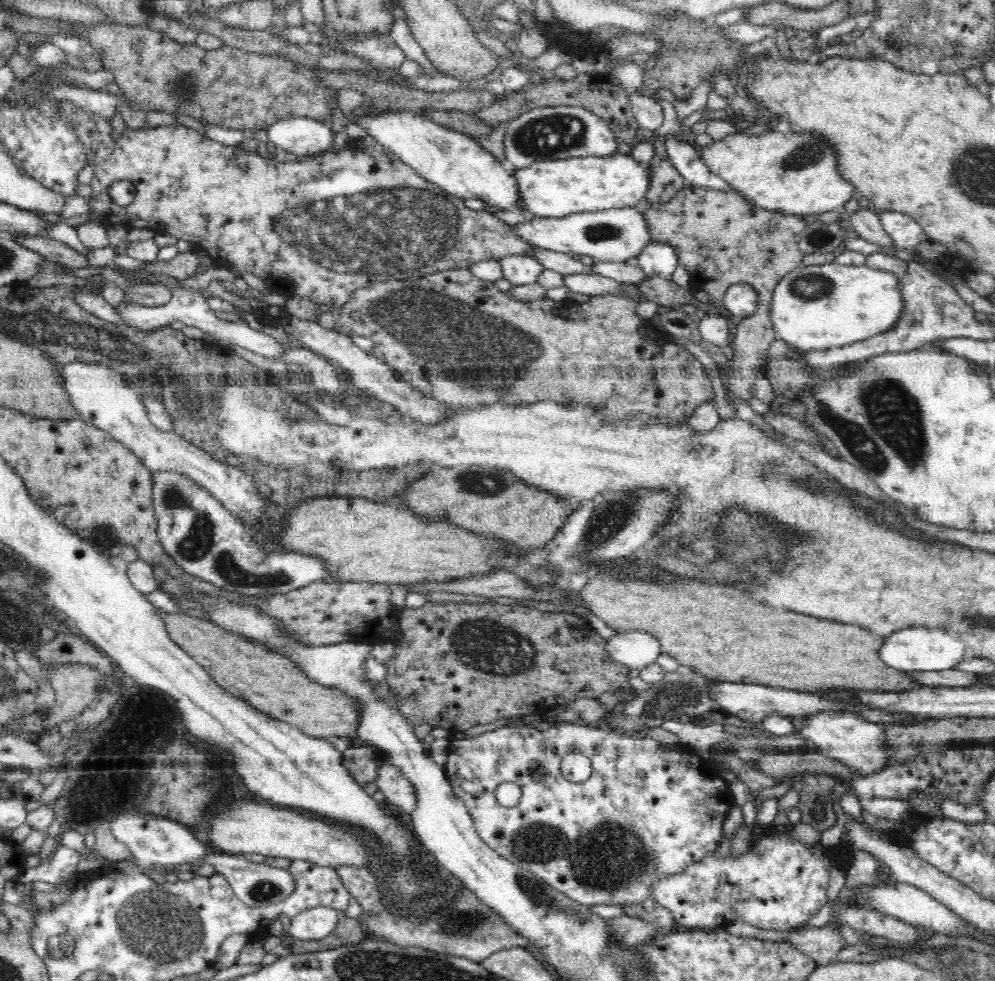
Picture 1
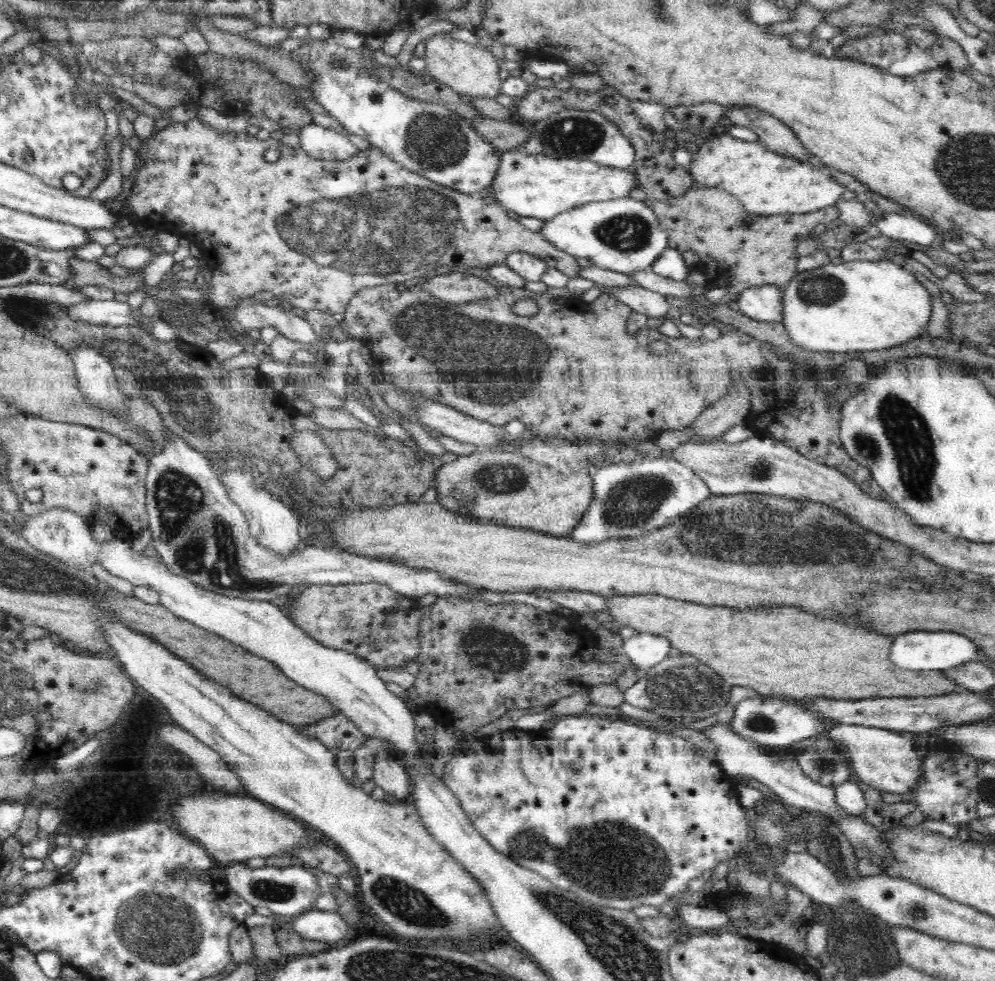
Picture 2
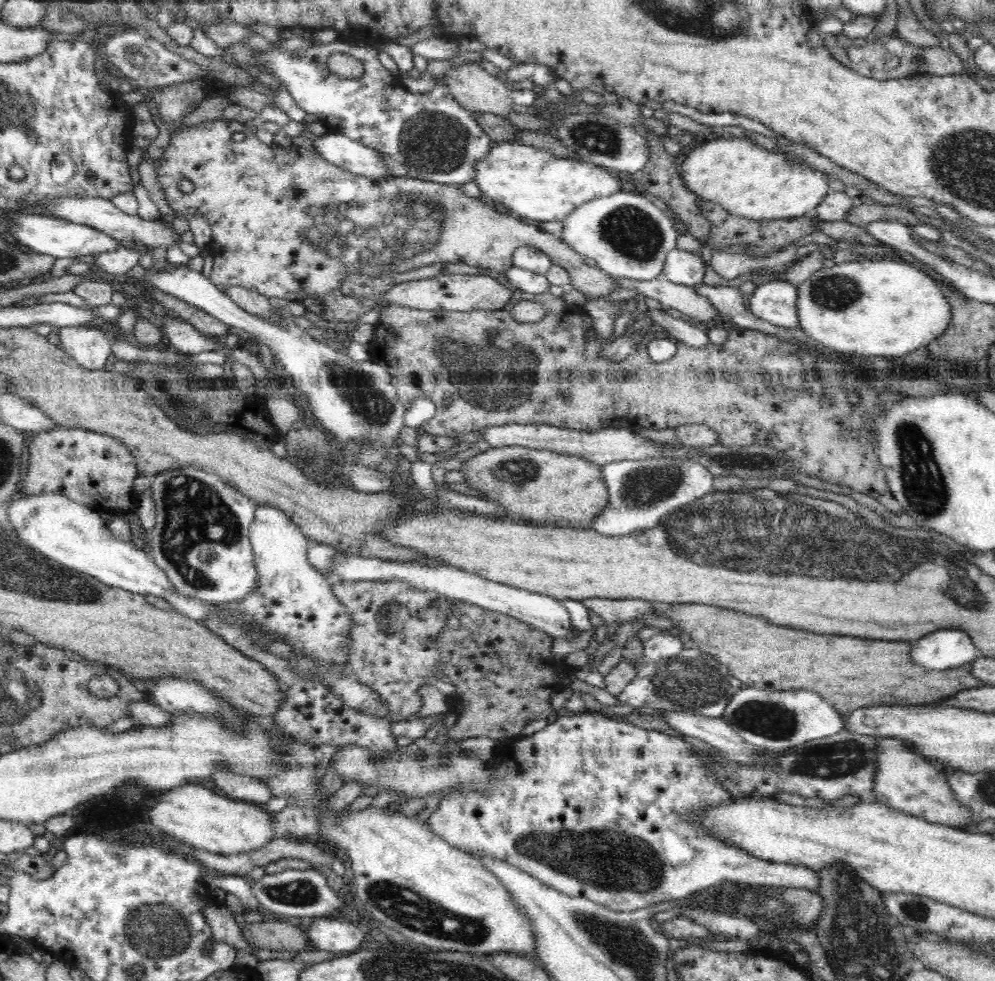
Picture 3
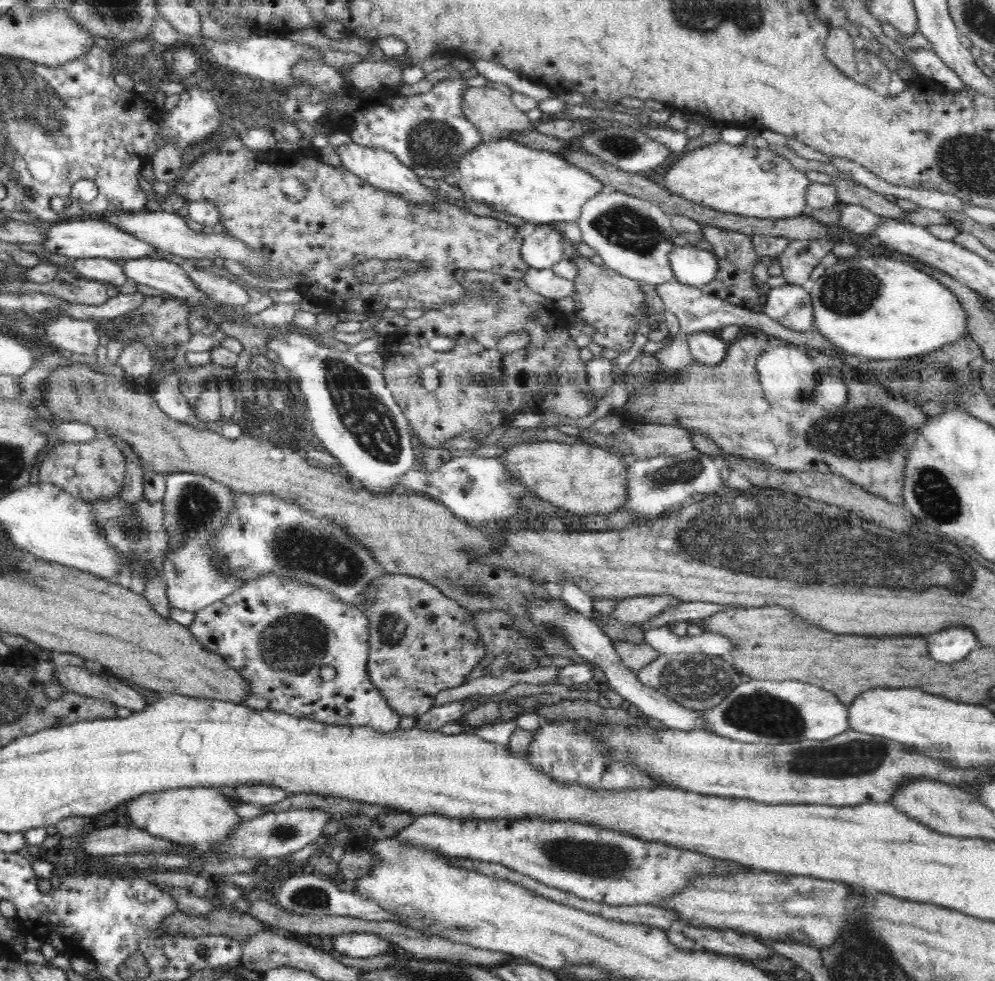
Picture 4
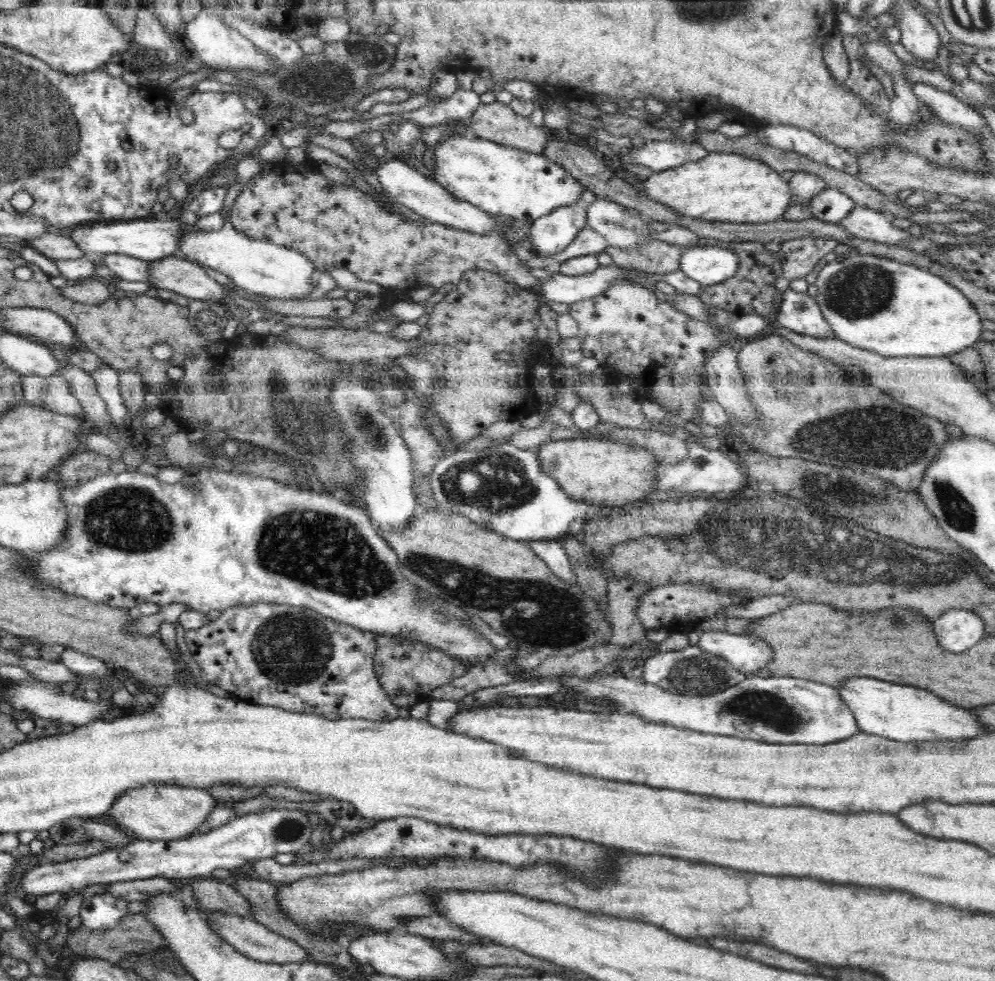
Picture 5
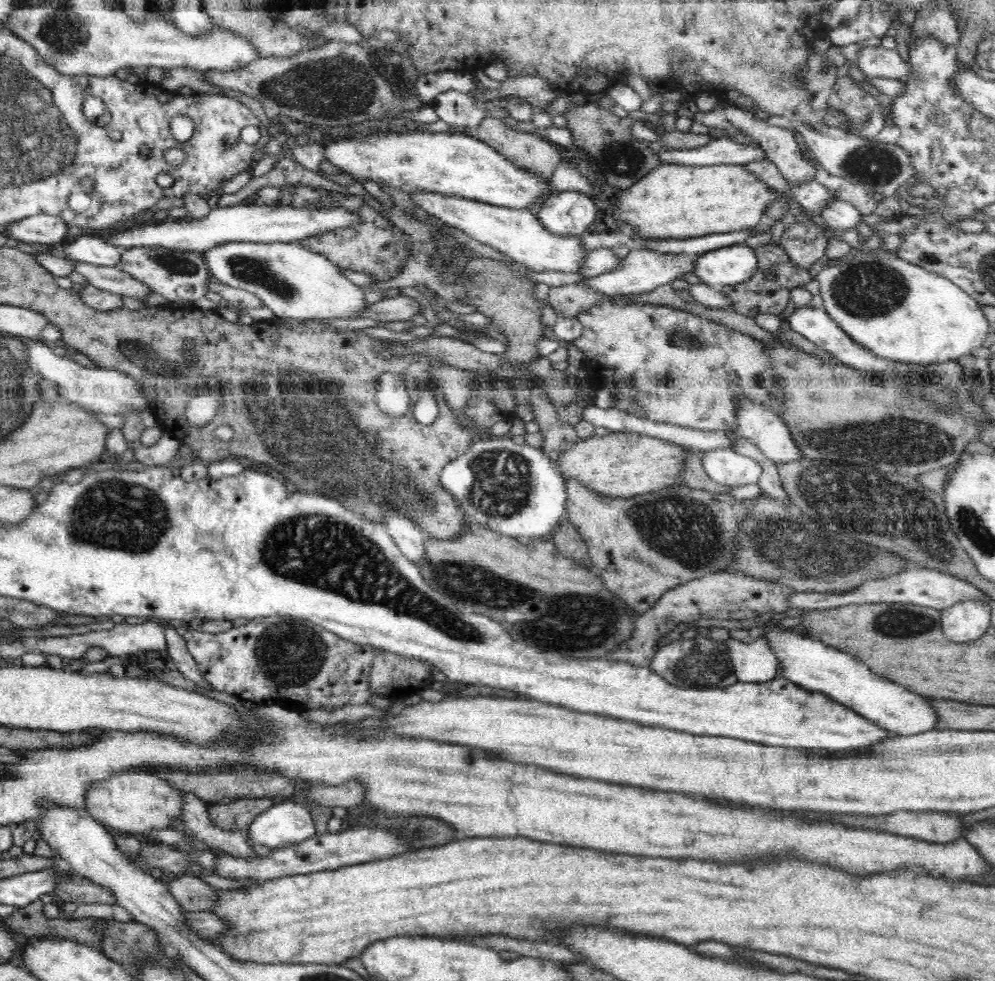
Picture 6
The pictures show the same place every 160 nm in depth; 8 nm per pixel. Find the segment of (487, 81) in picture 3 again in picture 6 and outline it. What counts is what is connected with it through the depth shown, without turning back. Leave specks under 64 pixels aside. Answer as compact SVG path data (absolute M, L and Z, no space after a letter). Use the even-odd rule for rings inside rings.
M494 114L485 115L485 119L478 126L474 136L482 142L488 143L488 146L503 154L508 161L512 161L520 169L532 171L544 179L550 179L556 167L563 160L552 141L540 136L537 132L528 133L514 130L500 119L496 119Z

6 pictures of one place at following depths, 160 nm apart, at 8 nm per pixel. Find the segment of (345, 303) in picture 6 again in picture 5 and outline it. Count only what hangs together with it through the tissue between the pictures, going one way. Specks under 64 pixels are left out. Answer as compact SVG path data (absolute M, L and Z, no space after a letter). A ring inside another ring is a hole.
M230 211L220 230L214 230L214 232L197 232L197 230L186 228L182 232L182 235L184 236L179 240L179 247L177 248L178 255L204 268L210 268L225 274L234 284L262 297L272 299L290 299L290 297L293 297L296 300L304 300L299 298L302 298L318 284L318 281L316 283L312 281L312 279L319 278L314 263L308 261L298 250L292 250L286 246L278 246L266 240L250 239L241 231L236 231L232 227Z

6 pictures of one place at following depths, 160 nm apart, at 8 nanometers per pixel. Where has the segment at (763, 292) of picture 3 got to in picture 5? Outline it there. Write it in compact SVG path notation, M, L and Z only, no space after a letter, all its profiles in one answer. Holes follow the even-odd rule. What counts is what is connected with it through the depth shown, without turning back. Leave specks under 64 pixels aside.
M787 289L775 315L778 325L803 336L838 338L833 335L829 322L824 318L816 299L807 292Z

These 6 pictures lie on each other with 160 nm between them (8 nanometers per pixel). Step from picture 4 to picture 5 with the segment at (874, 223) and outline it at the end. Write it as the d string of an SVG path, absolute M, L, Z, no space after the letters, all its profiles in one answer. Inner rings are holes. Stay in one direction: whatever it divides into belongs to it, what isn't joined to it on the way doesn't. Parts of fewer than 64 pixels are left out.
M826 188L808 203L814 214L814 219L826 223L840 223L847 218L847 214L853 212L857 207L850 196L832 188Z

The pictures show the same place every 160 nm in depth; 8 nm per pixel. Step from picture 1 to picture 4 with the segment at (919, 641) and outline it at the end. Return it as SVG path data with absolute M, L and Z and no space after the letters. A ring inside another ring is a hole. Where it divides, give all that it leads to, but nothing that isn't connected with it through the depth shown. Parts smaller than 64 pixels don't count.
M948 626L928 636L928 652L936 662L958 662L979 648L975 633L964 626Z

